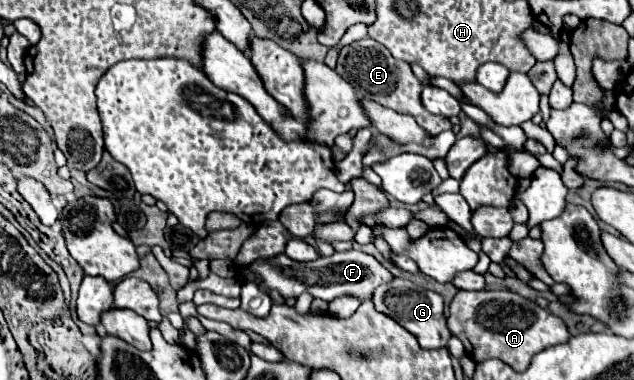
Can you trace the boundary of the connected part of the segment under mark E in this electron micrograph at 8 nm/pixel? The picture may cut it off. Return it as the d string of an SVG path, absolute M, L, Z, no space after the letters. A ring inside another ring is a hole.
M364 38L364 40L358 40L346 48L340 50L338 54L338 66L336 66L336 72L352 84L352 88L356 90L358 96L366 96L386 108L392 108L396 112L406 112L406 114L412 114L416 118L416 122L420 124L420 128L426 130L426 134L432 134L432 136L438 136L440 132L444 130L452 130L452 122L450 118L446 116L436 116L436 114L430 114L422 102L420 102L420 90L422 90L422 84L420 80L412 74L410 70L410 64L408 62L400 62L400 60L394 60L392 54L380 46L376 40L372 38Z

